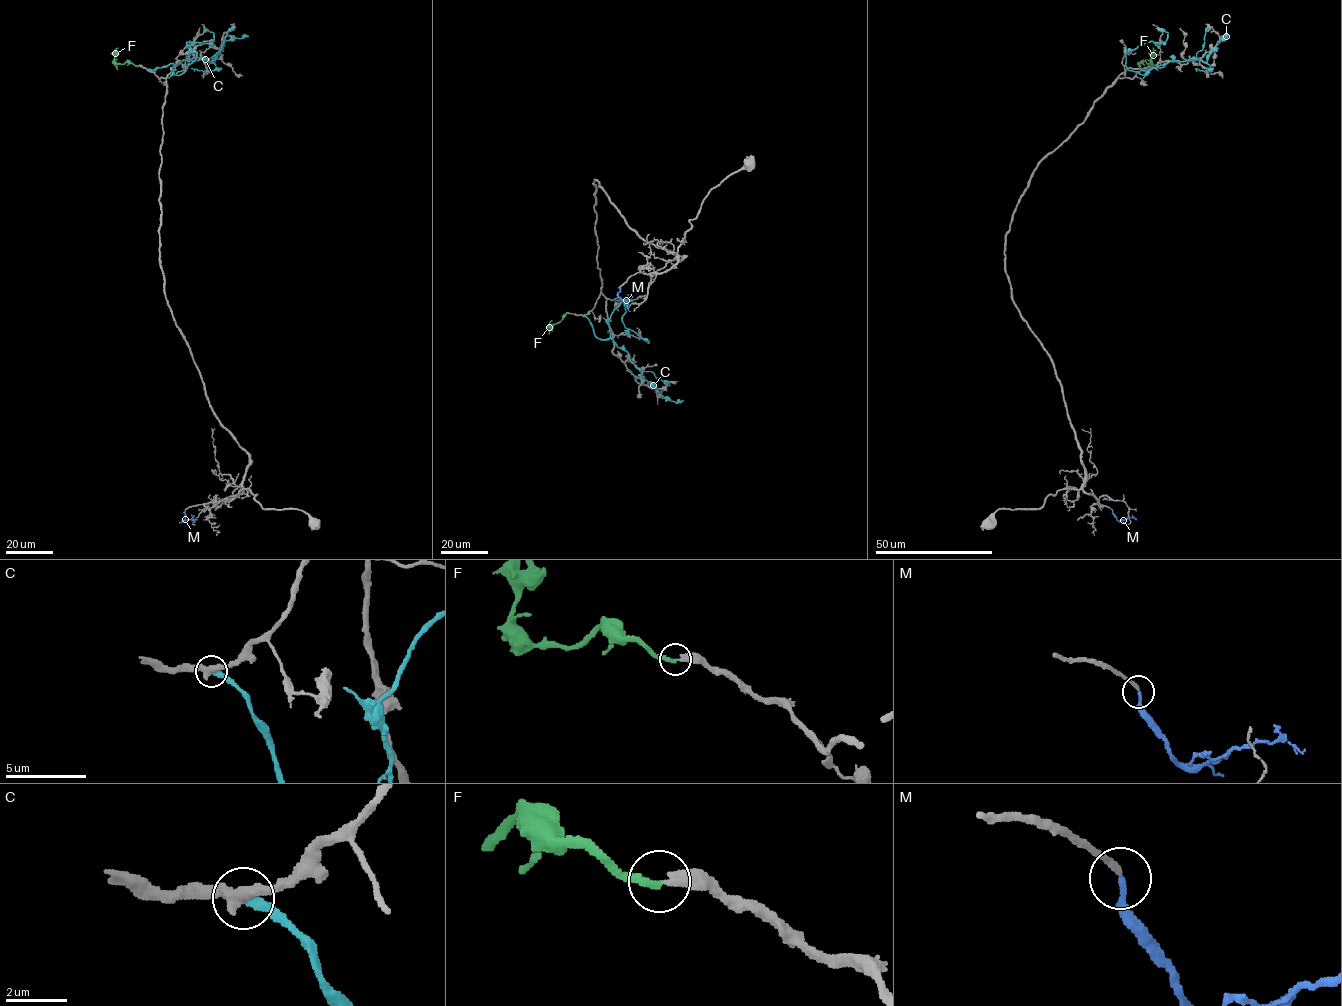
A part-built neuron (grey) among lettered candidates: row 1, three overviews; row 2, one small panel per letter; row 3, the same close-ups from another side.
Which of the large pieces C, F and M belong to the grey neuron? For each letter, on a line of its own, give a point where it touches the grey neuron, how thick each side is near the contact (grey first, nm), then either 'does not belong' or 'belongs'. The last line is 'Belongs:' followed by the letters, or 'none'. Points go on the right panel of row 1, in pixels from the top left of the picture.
C: contact (1140, 69); calibres 360 and 340 nm; does not belong
F: contact (1138, 66); calibres 320 and 240 nm; does not belong
M: contact (1112, 510); calibres 240 and 240 nm; belongs
Belongs: M

